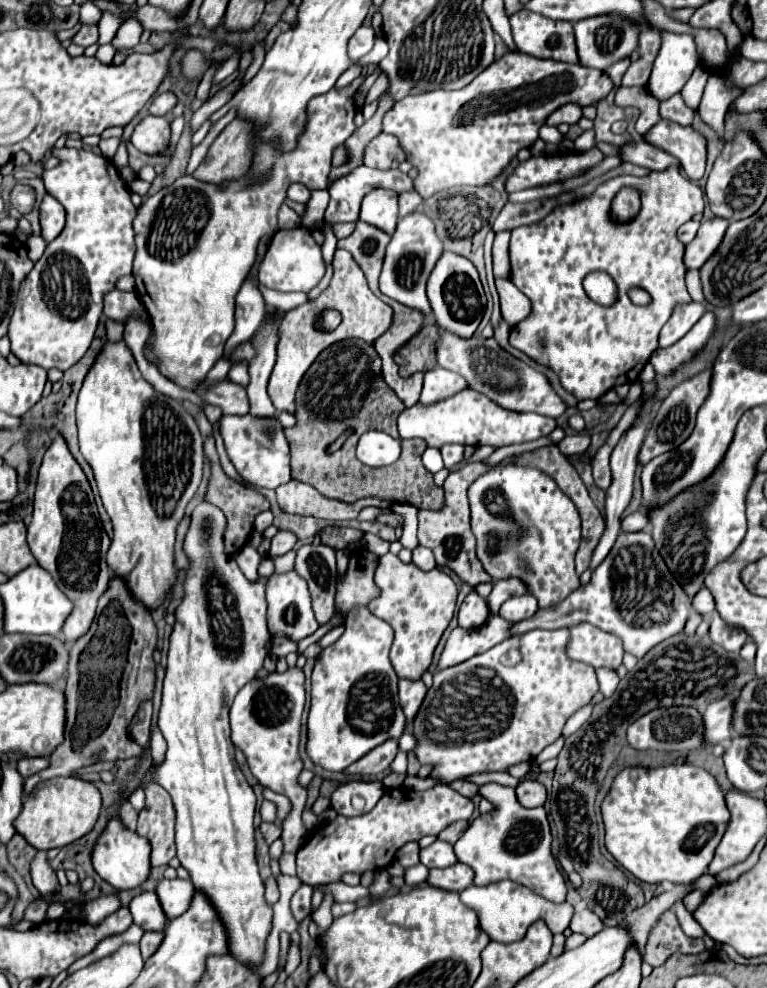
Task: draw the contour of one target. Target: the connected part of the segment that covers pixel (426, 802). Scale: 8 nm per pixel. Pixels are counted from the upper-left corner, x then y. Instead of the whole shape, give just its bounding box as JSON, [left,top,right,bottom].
[297,784,473,886]

